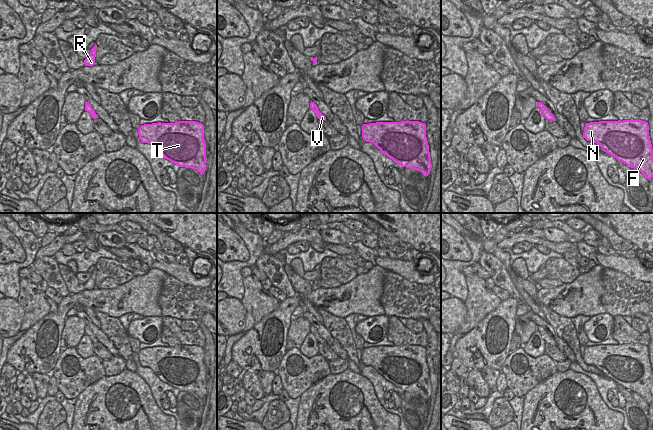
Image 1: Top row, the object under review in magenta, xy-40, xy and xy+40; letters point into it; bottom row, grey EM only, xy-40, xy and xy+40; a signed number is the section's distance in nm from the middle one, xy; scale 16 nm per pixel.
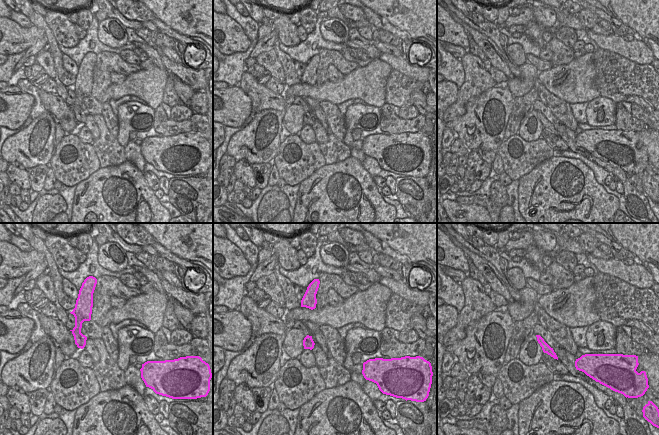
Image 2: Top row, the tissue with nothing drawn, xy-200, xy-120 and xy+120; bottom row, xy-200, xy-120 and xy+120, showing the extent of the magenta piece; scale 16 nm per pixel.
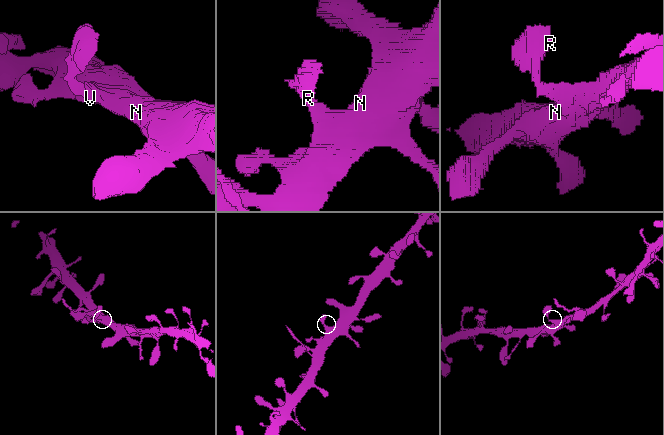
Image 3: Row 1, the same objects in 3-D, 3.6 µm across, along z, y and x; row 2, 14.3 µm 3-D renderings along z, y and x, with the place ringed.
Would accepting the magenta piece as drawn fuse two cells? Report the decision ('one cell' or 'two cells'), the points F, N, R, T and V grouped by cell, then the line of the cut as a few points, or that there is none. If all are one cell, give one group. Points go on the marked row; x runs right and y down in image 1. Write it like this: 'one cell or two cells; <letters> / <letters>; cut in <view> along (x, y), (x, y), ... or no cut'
one cell; F N R T V; no cut

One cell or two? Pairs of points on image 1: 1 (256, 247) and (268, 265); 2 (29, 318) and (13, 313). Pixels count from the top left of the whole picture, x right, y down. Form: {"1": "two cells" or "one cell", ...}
{"1": "two cells", "2": "two cells"}

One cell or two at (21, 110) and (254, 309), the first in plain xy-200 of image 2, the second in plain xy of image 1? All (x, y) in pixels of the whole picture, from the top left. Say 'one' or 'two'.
two

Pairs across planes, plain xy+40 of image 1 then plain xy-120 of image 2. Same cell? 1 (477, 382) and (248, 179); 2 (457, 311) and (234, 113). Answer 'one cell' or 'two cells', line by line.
1: one cell
2: one cell

